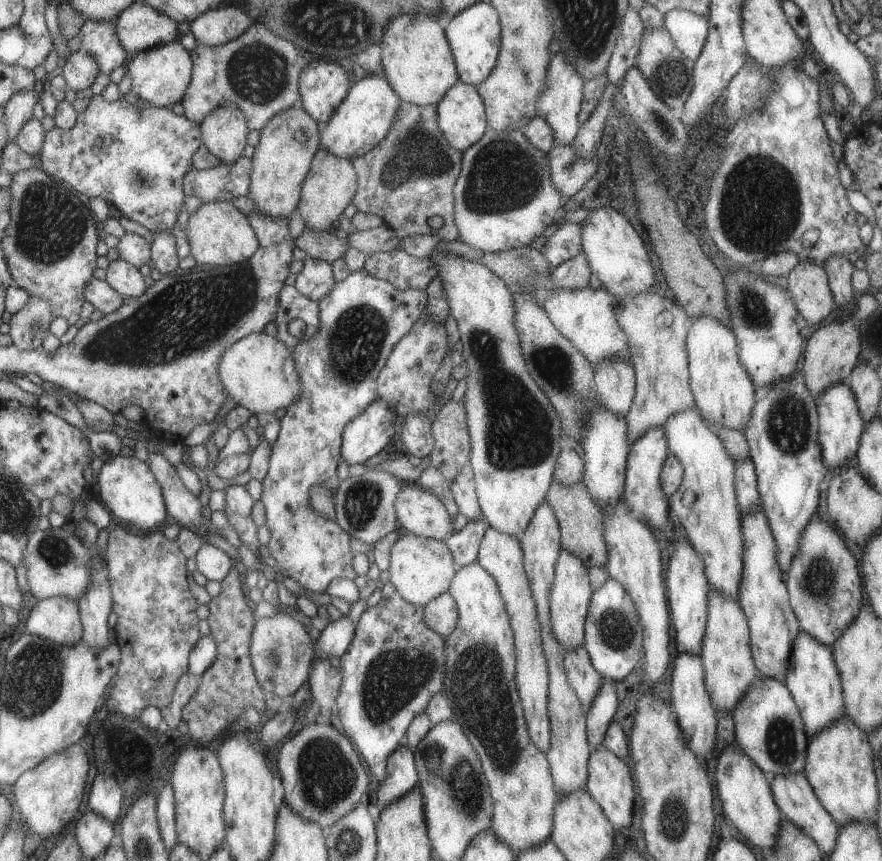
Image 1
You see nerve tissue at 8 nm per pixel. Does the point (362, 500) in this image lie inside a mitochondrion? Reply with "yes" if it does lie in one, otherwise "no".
yes

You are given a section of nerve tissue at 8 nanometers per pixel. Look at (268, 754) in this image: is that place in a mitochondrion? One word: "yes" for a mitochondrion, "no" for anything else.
no

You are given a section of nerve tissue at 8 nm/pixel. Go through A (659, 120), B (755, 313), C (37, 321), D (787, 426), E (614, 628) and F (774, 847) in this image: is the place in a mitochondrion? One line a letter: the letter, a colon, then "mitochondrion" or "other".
A: mitochondrion
B: mitochondrion
C: mitochondrion
D: mitochondrion
E: mitochondrion
F: other

